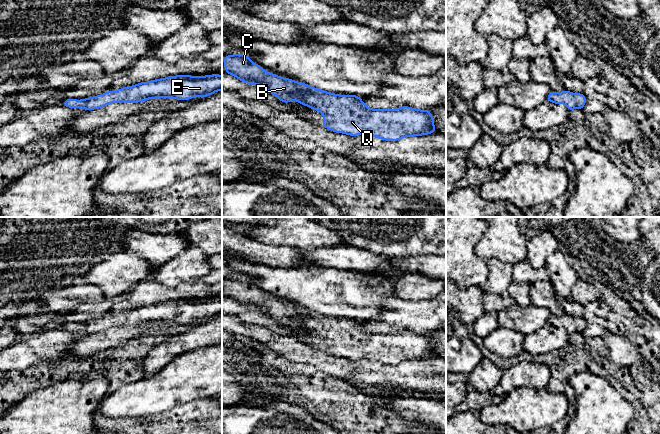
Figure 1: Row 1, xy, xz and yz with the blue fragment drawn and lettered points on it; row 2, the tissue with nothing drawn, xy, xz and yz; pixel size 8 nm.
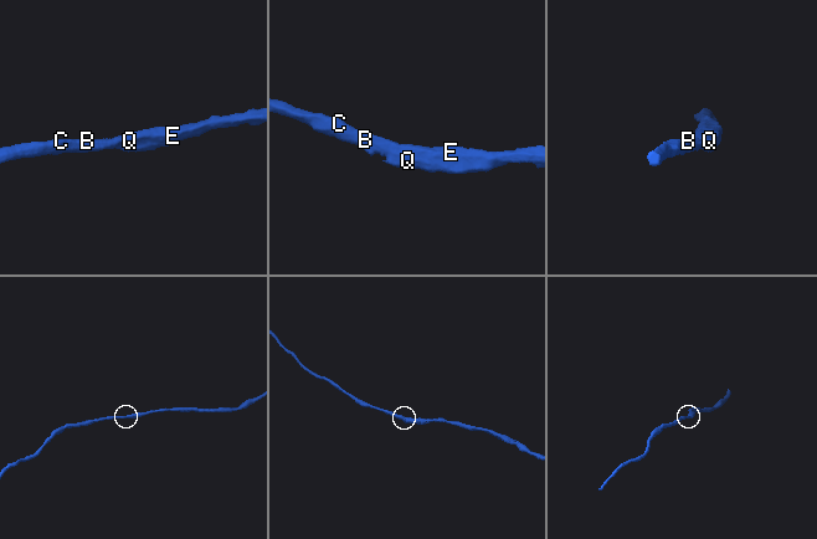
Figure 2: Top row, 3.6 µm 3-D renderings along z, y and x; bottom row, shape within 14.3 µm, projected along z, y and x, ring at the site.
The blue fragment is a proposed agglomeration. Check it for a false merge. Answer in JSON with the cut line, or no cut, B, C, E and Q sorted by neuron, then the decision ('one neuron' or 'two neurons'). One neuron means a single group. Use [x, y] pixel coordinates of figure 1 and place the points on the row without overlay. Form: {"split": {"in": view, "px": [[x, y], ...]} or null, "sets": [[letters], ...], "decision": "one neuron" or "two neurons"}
{"split": null, "sets": [["B", "C", "E", "Q"]], "decision": "one neuron"}

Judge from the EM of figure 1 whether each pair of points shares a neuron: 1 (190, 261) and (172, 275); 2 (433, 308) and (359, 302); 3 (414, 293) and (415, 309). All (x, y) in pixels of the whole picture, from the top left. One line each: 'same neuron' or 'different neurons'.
1: same neuron
2: different neurons
3: different neurons

